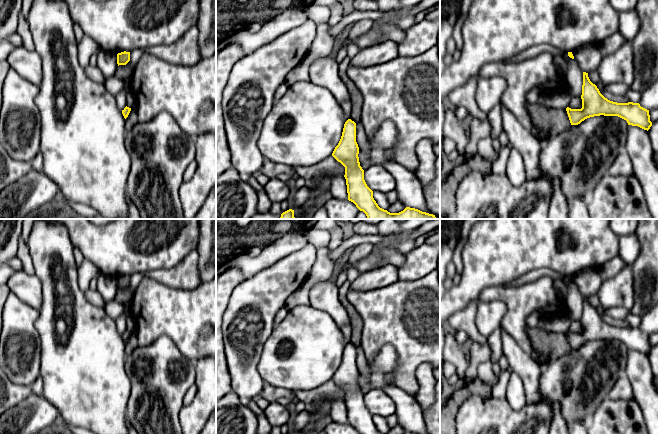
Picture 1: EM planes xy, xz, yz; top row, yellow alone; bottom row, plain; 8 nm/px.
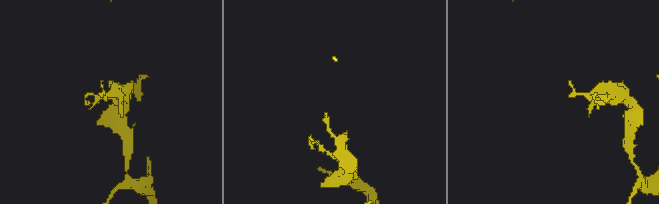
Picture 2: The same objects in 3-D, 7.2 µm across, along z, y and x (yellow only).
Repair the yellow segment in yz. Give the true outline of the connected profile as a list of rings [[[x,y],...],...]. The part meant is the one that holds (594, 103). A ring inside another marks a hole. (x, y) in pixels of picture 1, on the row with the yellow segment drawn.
[[[583,72],[581,99],[581,109],[566,108],[571,125],[578,125],[590,117],[604,115],[618,116],[626,120],[628,125],[638,126],[647,131],[652,126],[649,110],[641,107],[639,103],[617,103],[608,100],[590,81],[586,72]]]

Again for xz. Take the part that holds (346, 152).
[[[348,119],[332,156],[345,167],[348,200],[363,211],[367,219],[436,219],[433,214],[410,207],[399,213],[390,213],[380,208],[373,198],[373,191],[364,180],[364,170],[360,166],[358,154],[356,123]]]

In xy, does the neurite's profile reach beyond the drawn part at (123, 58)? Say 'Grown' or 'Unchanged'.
Unchanged

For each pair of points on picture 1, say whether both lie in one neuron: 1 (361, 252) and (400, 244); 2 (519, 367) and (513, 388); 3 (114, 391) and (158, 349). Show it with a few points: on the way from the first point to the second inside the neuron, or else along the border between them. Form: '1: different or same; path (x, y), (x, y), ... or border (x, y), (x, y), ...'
1: different; border (374, 245), (367, 255), (351, 263)
2: different; border (510, 370), (518, 375), (526, 396)
3: different; border (125, 356), (125, 372), (130, 383), (128, 400)

